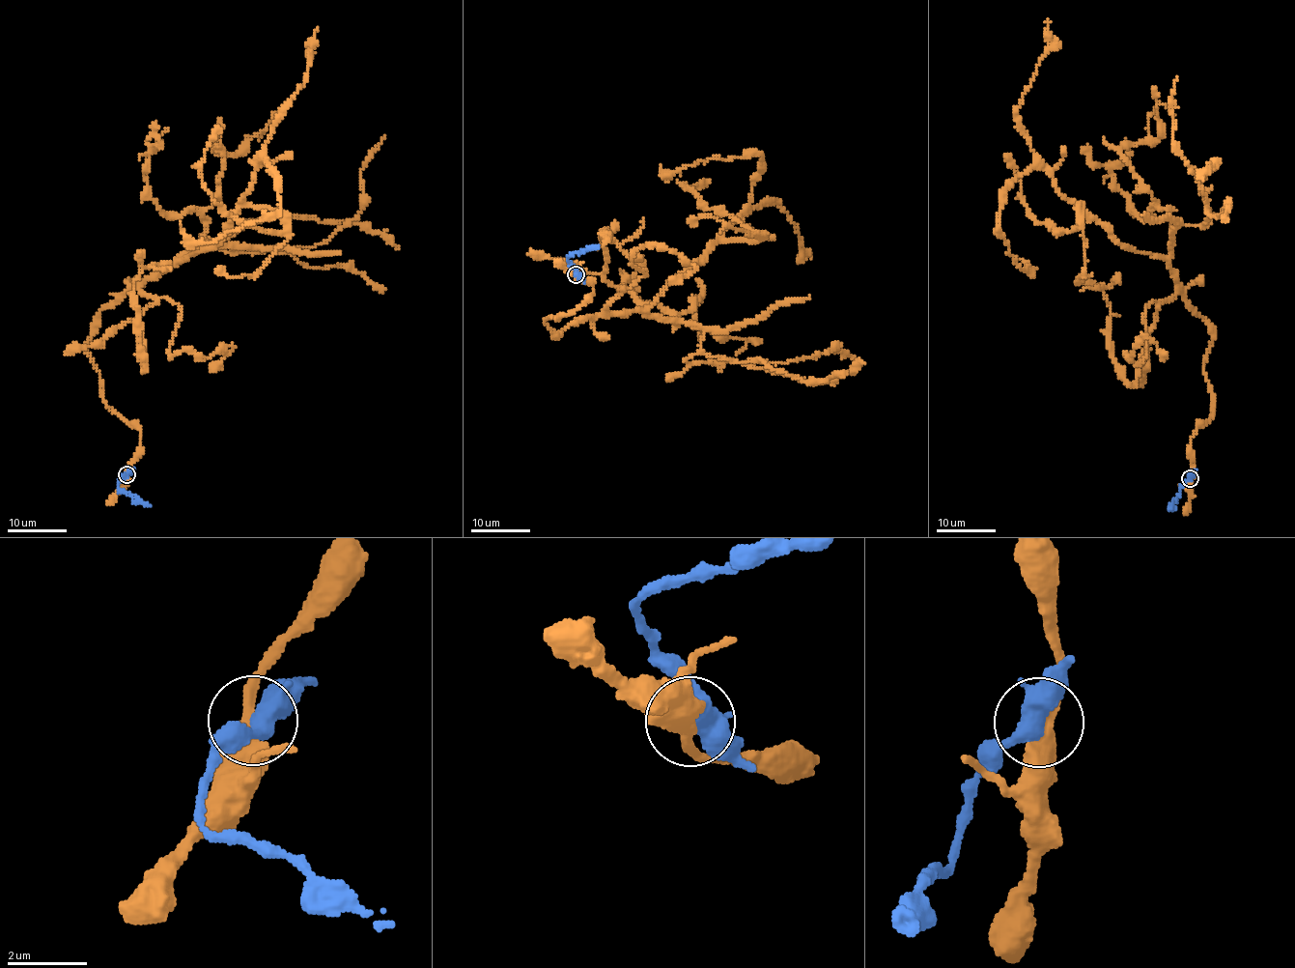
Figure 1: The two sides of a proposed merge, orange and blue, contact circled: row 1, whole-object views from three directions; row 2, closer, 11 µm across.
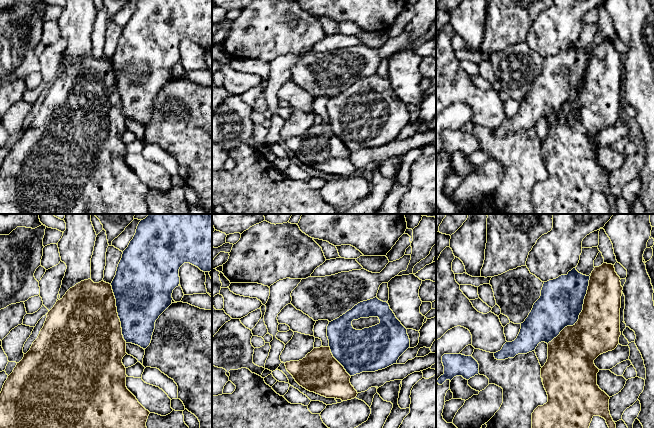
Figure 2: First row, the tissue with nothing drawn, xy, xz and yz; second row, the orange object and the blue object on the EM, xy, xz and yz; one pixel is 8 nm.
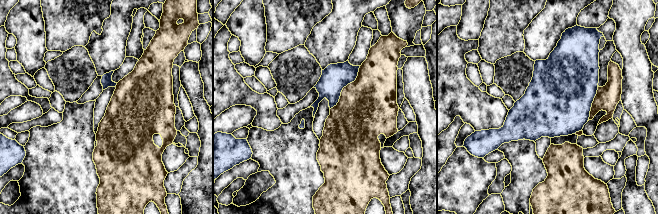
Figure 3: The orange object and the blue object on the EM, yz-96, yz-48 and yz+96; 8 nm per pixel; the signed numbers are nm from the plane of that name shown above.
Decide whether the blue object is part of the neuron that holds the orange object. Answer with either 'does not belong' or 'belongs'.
does not belong

